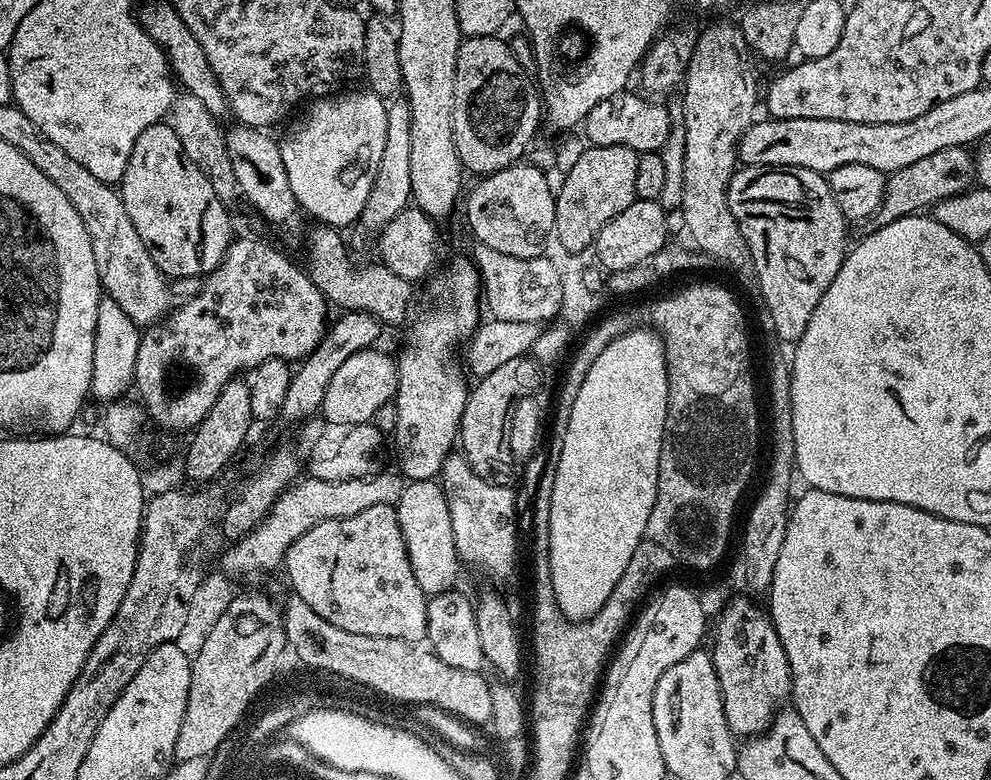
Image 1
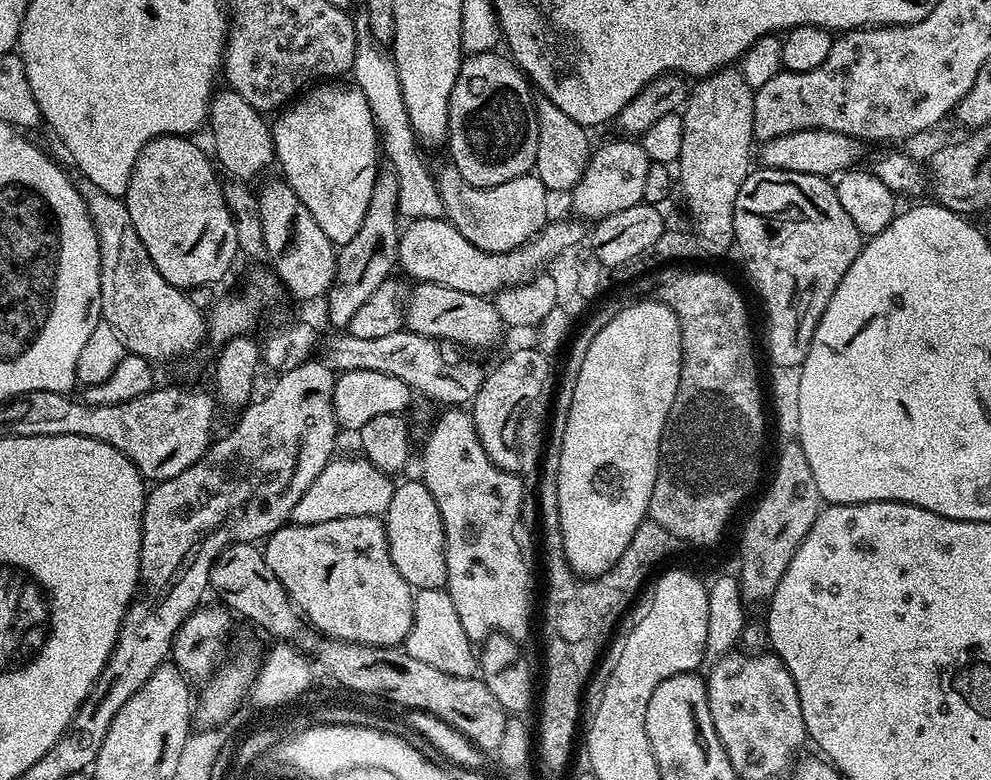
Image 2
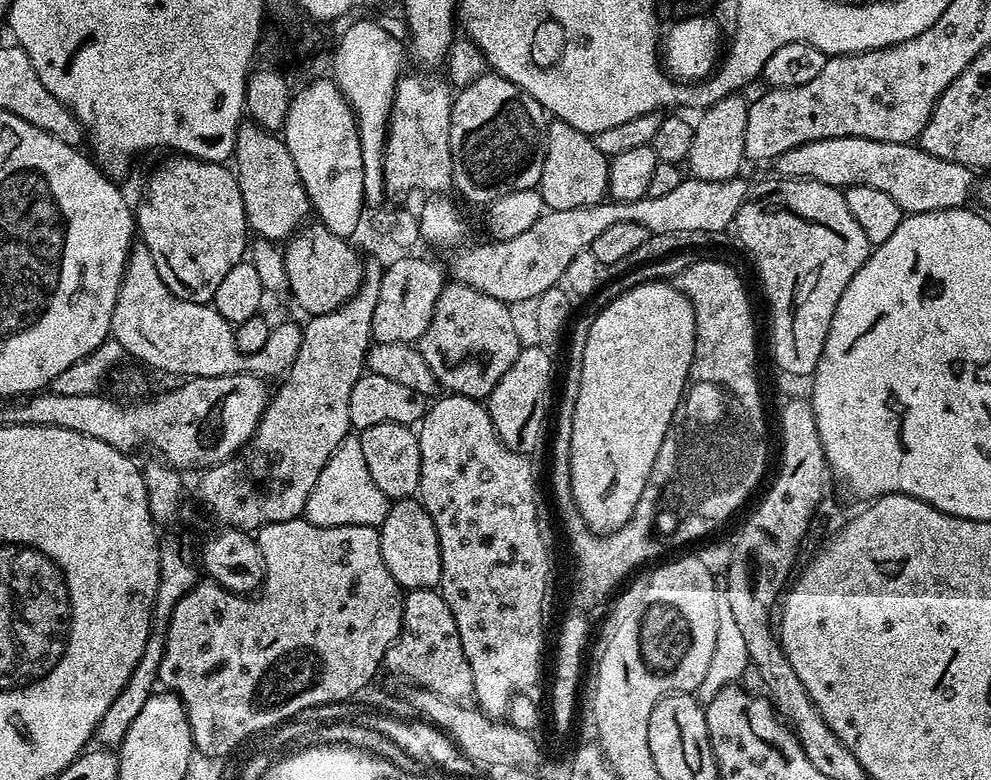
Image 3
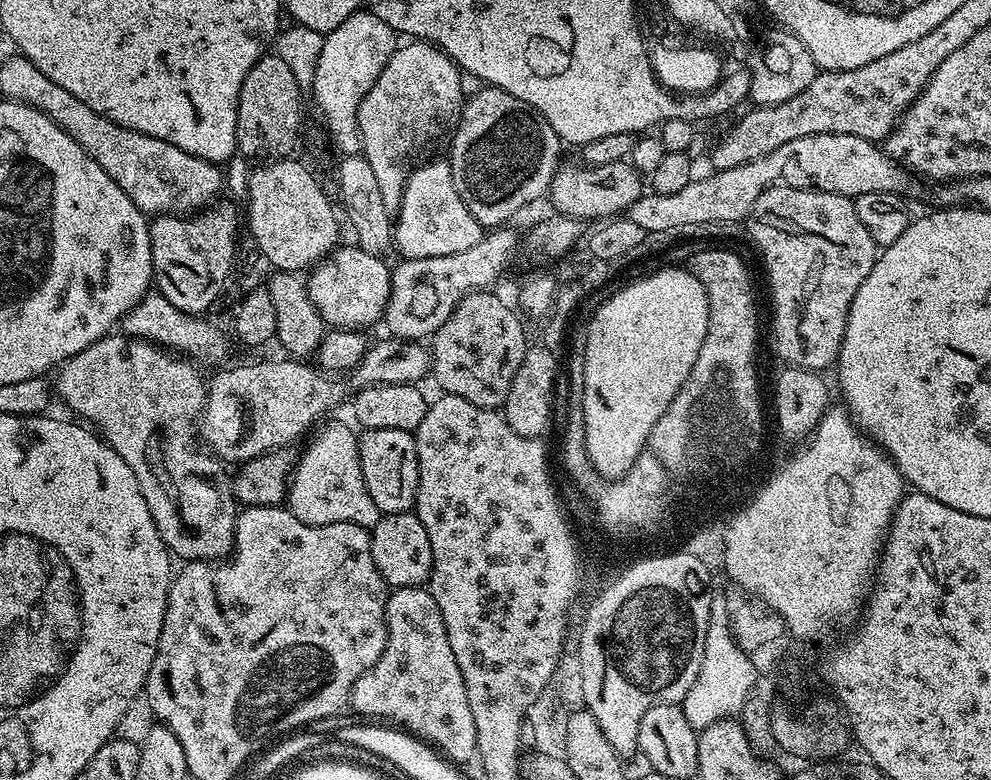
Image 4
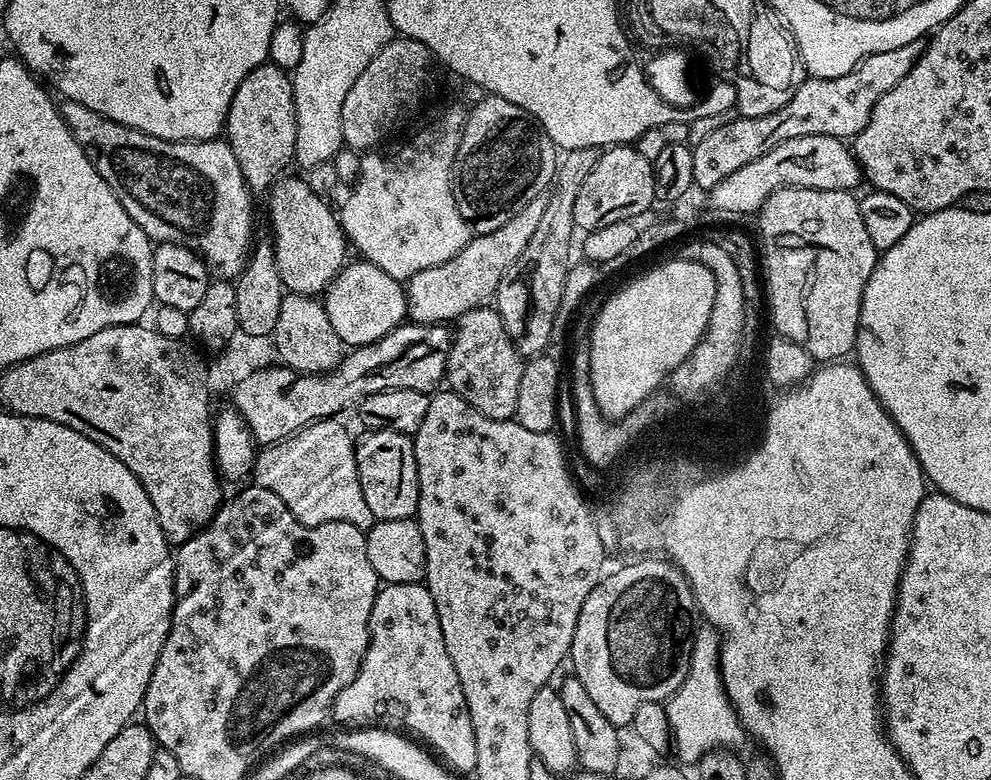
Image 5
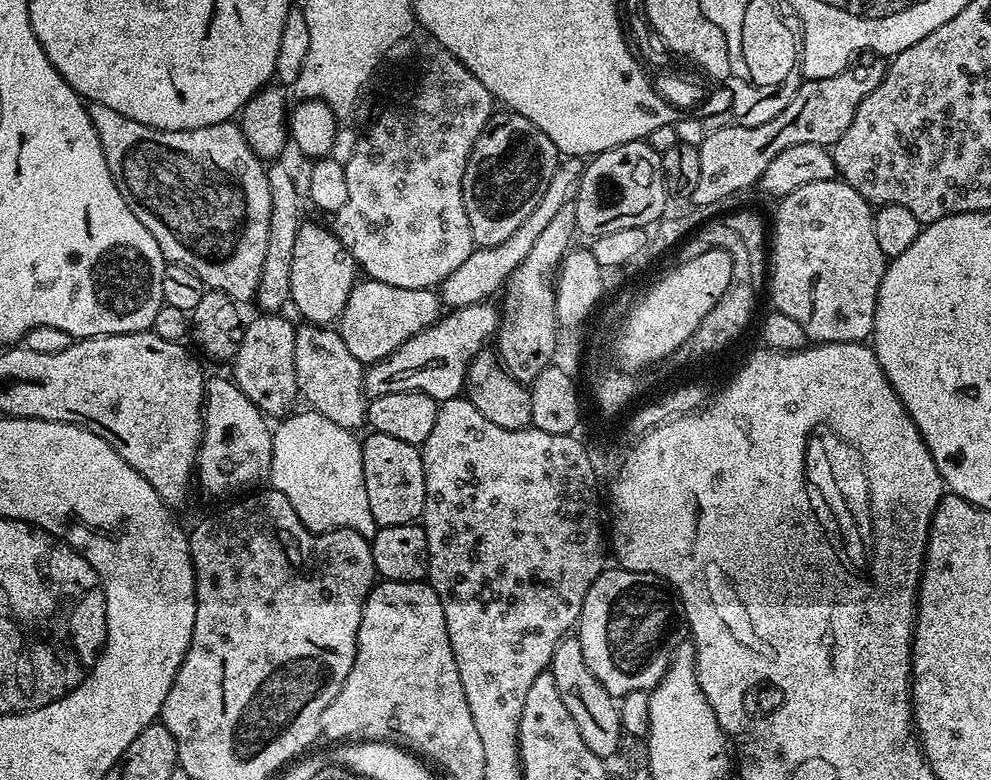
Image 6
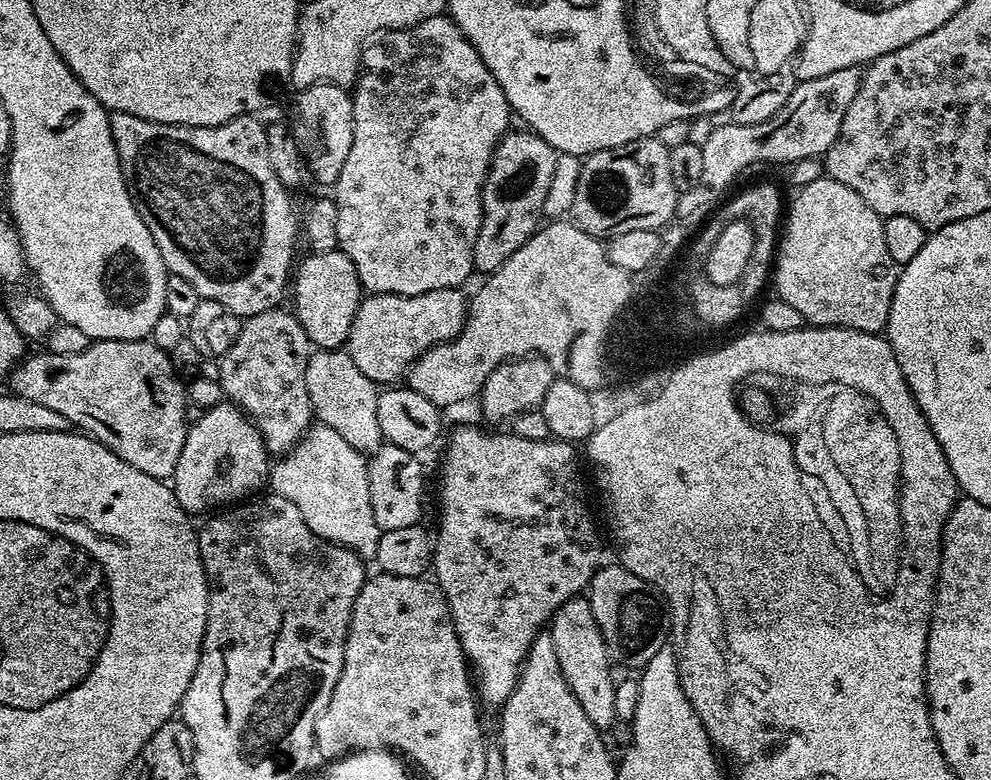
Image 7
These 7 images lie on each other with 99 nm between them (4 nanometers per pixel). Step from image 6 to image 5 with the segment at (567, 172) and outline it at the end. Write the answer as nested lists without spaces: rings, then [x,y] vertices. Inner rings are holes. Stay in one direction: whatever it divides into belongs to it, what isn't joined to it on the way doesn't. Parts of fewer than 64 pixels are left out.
[[[547,197],[534,199],[526,206],[526,210],[515,215],[505,226],[500,226],[493,232],[475,235],[454,258],[412,276],[406,284],[409,319],[417,324],[446,324],[449,323],[448,320],[457,321],[470,309],[487,303],[495,295],[498,286],[505,281],[509,269],[526,250],[542,222],[547,205]]]

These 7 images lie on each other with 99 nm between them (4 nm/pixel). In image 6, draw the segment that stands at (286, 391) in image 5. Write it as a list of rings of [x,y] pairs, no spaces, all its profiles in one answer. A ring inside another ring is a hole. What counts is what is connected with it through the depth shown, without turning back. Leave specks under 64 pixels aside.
[[[483,302],[453,308],[428,328],[423,328],[414,338],[402,342],[386,358],[371,365],[364,374],[364,394],[375,398],[382,394],[399,392],[421,392],[438,402],[457,399],[464,391],[464,379],[468,367],[479,352],[485,351],[484,344],[498,332],[498,312]]]

